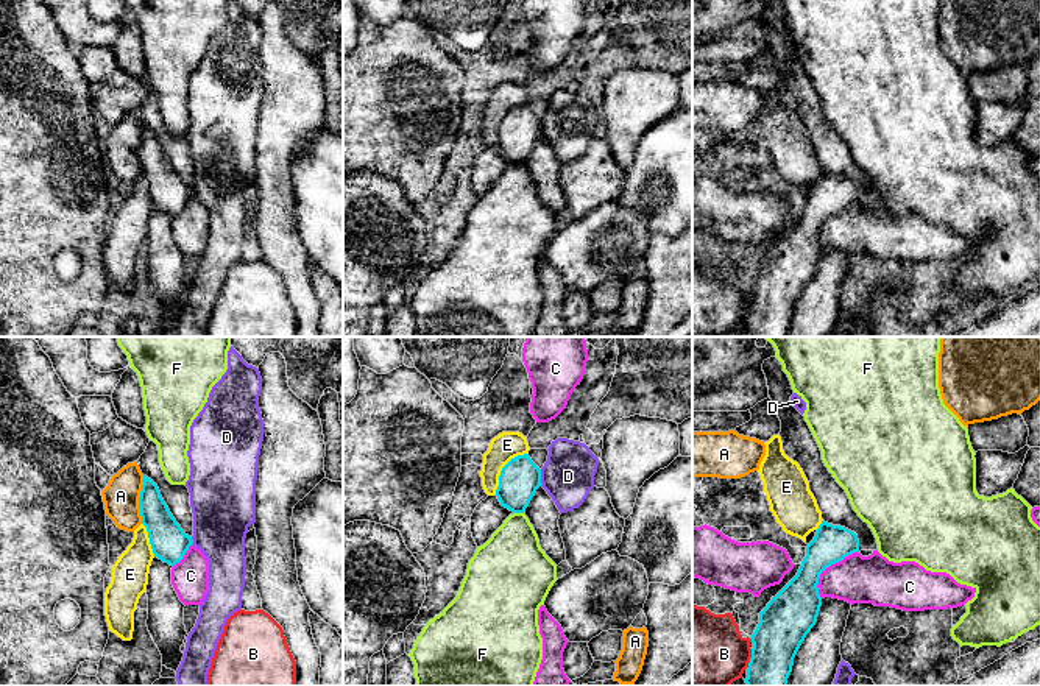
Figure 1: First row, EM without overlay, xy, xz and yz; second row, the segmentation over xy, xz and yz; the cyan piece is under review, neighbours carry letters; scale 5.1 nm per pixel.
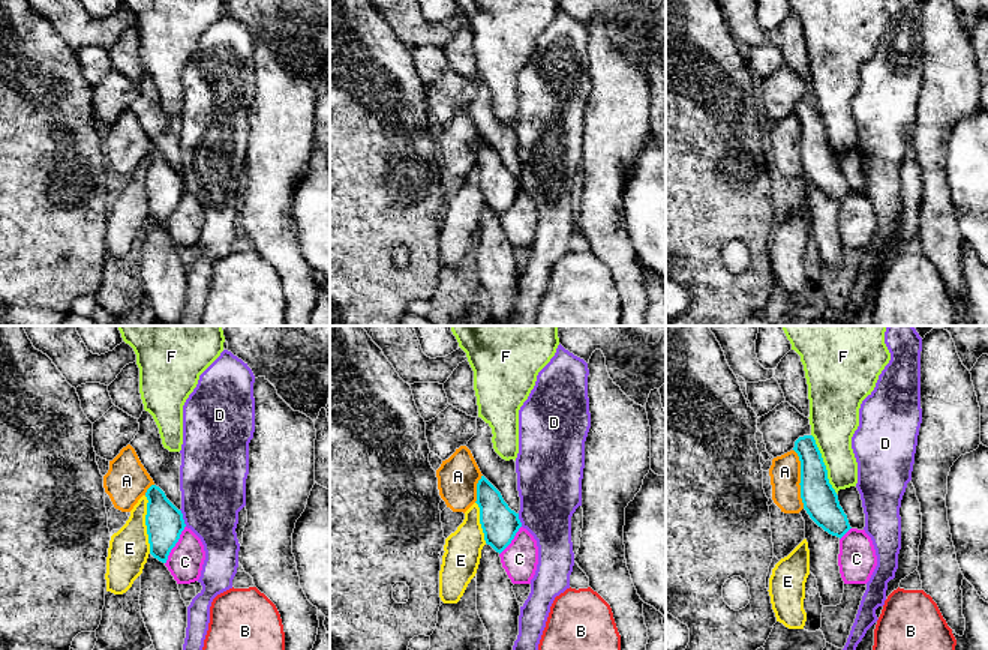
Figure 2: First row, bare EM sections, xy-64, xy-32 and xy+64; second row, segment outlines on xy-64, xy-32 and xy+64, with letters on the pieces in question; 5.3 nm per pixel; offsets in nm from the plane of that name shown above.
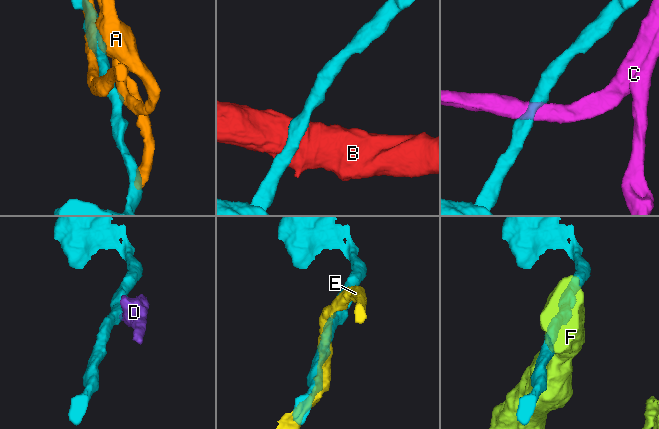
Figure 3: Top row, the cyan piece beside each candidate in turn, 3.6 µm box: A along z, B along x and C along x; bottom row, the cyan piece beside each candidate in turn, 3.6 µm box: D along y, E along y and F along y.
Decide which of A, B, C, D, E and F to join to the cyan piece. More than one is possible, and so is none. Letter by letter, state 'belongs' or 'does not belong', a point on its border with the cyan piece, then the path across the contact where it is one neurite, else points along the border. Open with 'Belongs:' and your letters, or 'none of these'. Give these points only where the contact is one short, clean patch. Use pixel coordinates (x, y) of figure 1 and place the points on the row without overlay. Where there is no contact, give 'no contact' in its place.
Belongs: none of these
A: does not belong | xy (139, 150)
B: does not belong | yz (750, 309)
C: does not belong | yz (827, 217)
D: does not belong | xz (540, 128)
E: does not belong | xz (502, 119)
F: does not belong | xz (518, 162)

